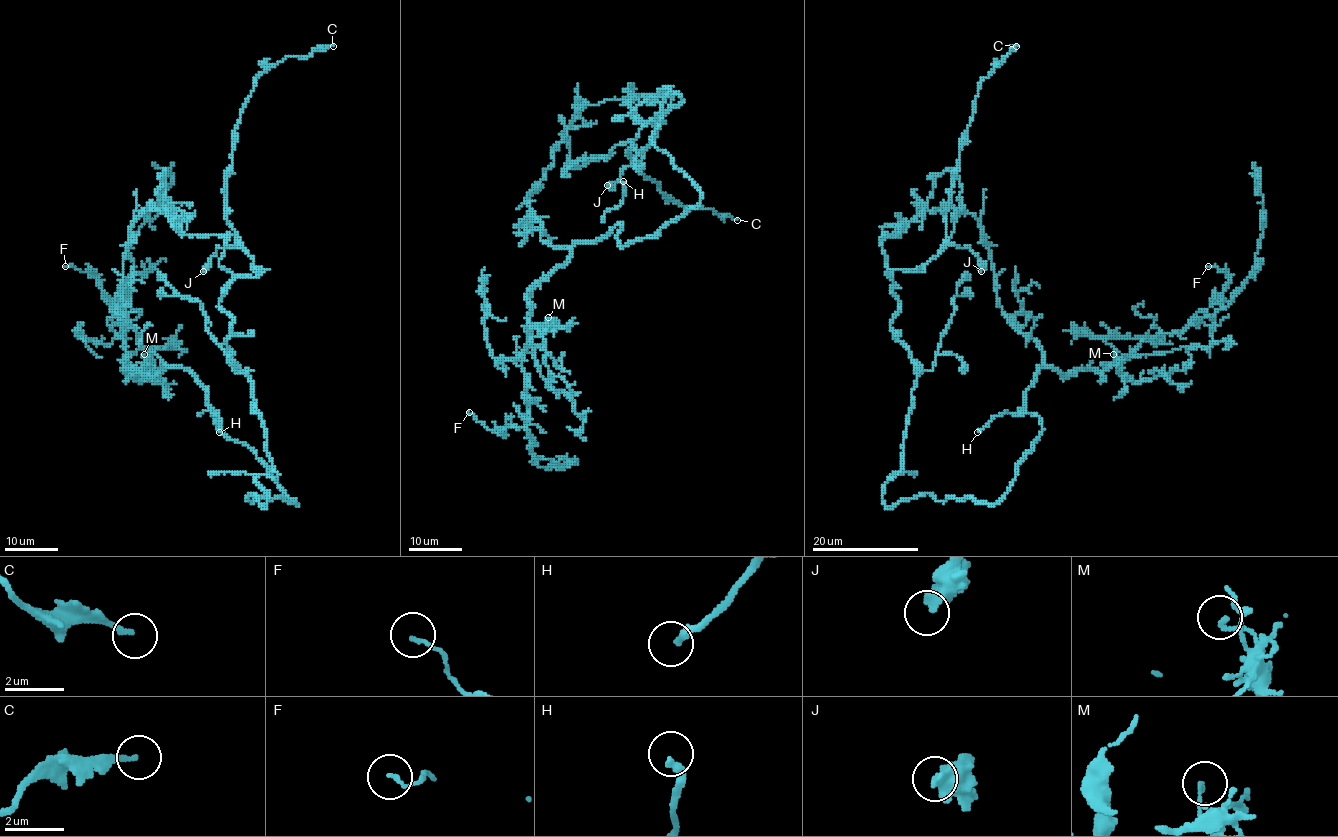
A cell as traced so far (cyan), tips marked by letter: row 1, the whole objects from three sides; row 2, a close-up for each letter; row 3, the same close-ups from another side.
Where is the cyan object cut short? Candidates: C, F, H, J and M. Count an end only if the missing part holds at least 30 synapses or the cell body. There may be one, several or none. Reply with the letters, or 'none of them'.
H

